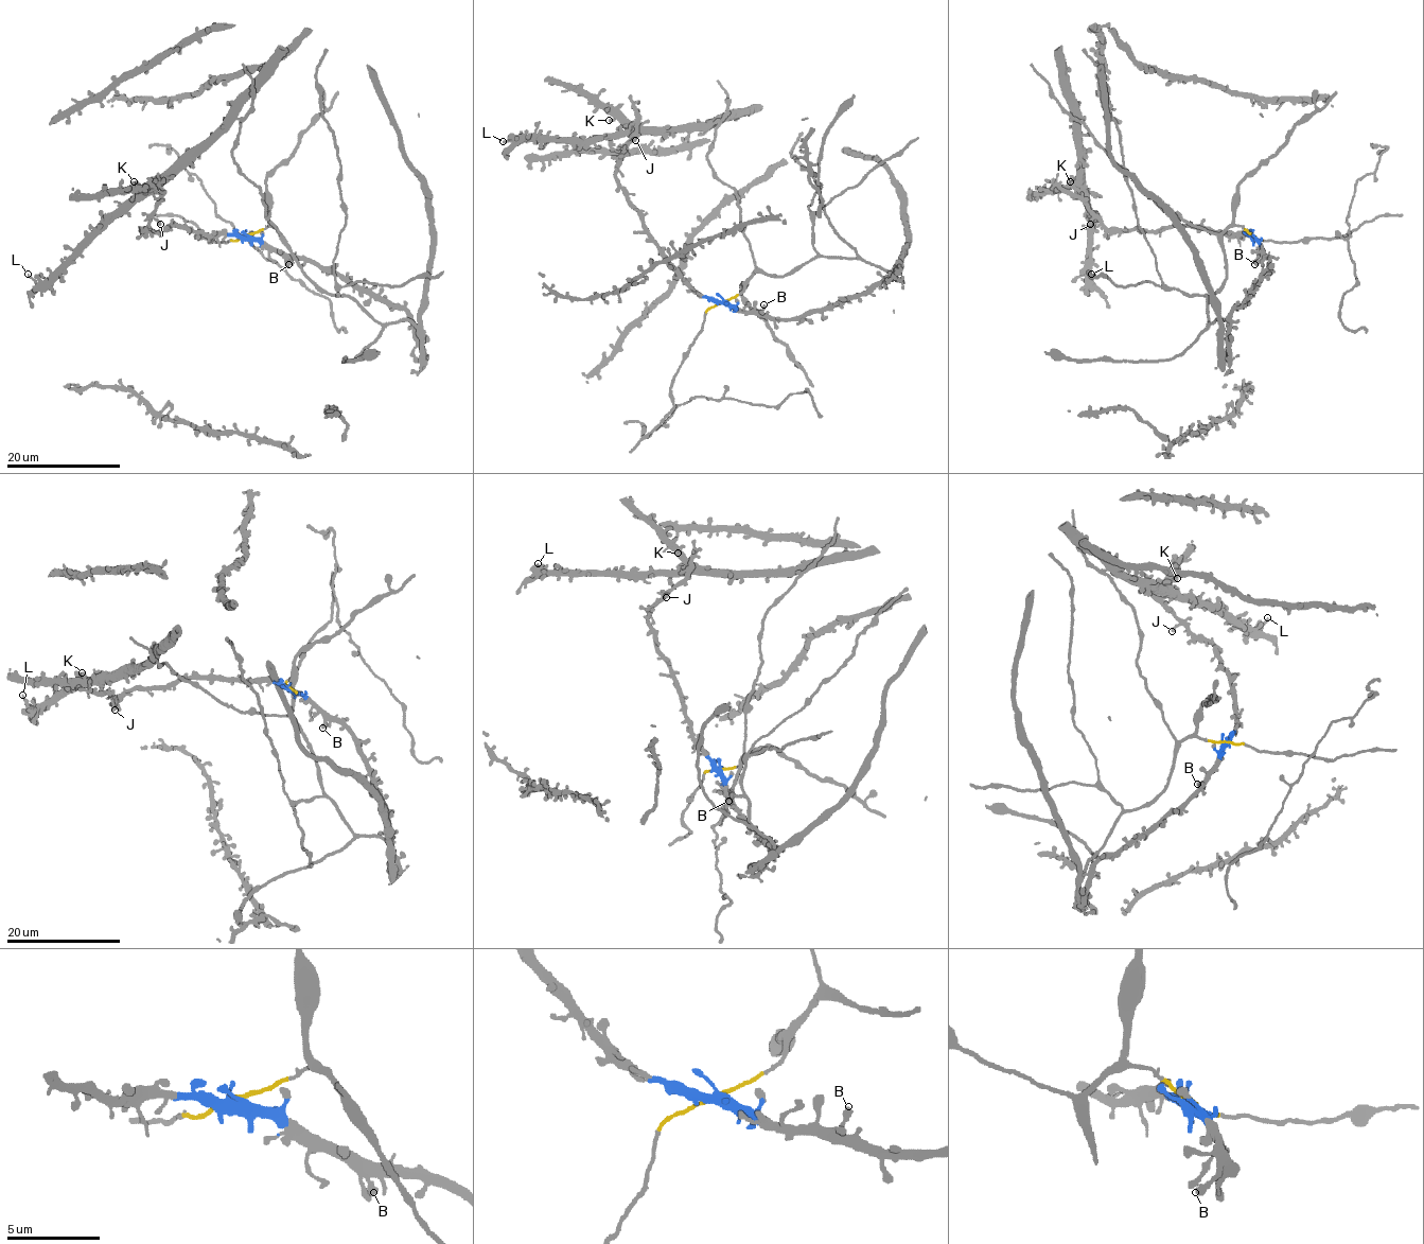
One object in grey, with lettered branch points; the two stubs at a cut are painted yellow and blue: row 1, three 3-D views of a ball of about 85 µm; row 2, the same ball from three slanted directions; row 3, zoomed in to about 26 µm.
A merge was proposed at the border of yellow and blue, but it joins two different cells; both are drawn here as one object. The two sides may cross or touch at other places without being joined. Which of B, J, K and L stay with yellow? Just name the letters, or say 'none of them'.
K, L

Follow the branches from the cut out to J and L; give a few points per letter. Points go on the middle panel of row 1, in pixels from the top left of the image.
J: (721, 301), (702, 297), (684, 280), (618, 181), (616, 161), (636, 140)
L: (721, 301), (743, 291), (756, 262), (737, 194), (707, 160), (716, 123), (503, 142)

